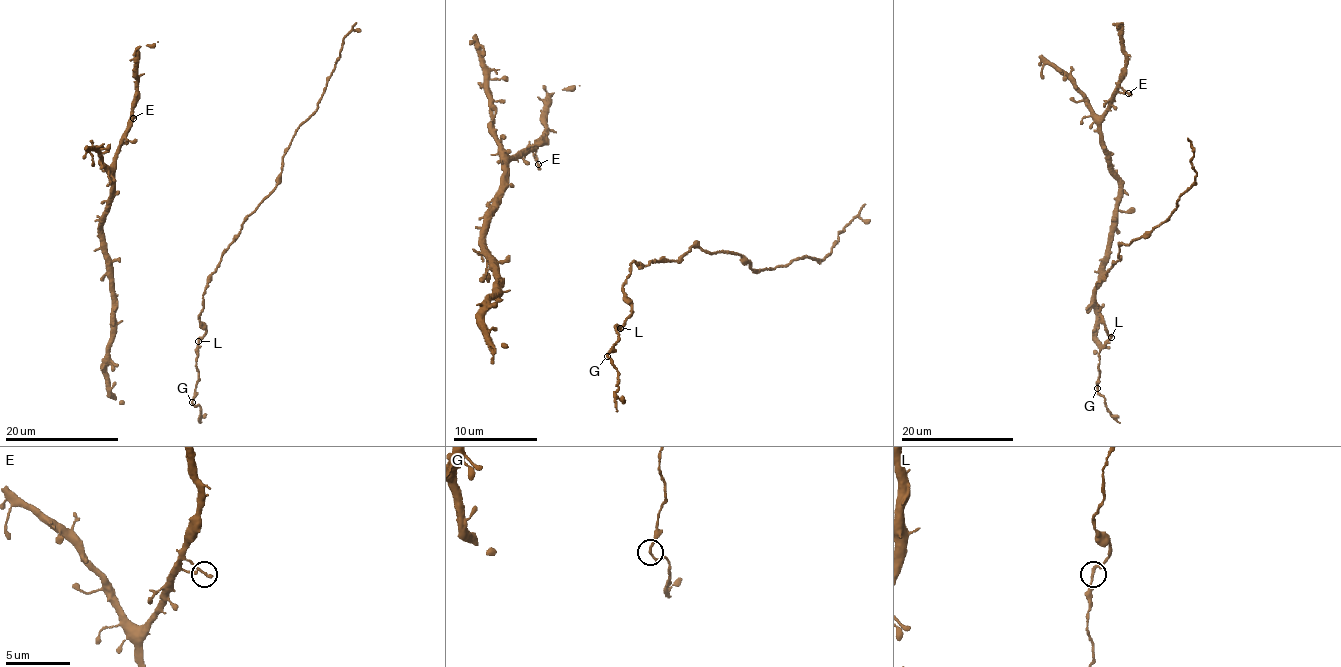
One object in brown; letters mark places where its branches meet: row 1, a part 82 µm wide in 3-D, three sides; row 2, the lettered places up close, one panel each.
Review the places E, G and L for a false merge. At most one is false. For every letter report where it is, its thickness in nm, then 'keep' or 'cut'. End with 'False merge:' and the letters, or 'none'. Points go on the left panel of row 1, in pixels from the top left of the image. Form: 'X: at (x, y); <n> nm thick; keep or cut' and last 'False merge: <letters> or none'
E: at (133, 118); 170 nm thick; keep
G: at (192, 402); 180 nm thick; keep
L: at (198, 341); 180 nm thick; keep
False merge: none

